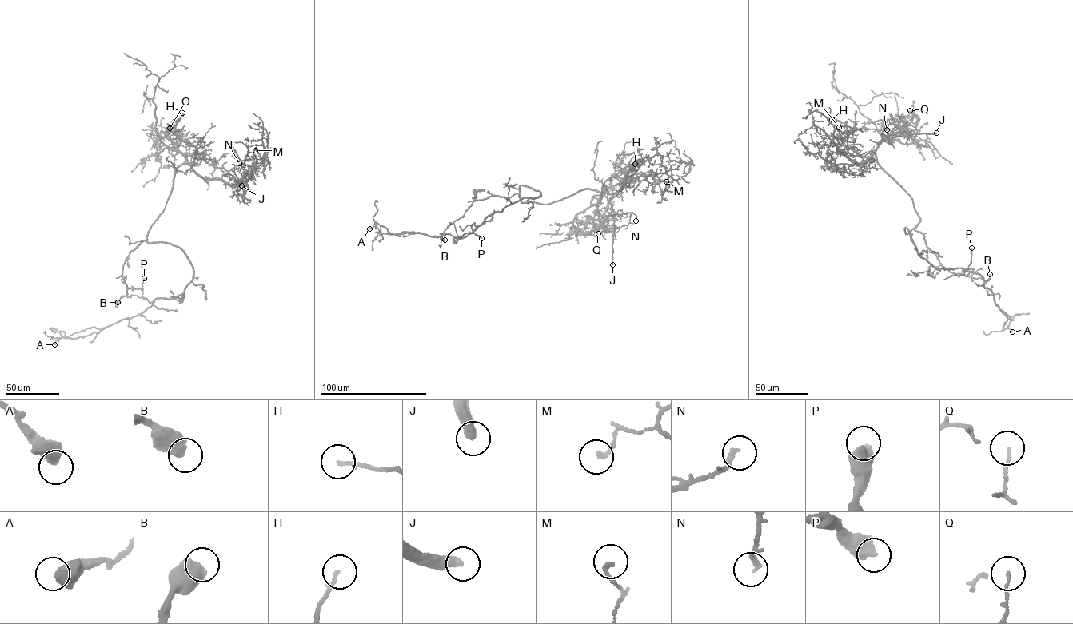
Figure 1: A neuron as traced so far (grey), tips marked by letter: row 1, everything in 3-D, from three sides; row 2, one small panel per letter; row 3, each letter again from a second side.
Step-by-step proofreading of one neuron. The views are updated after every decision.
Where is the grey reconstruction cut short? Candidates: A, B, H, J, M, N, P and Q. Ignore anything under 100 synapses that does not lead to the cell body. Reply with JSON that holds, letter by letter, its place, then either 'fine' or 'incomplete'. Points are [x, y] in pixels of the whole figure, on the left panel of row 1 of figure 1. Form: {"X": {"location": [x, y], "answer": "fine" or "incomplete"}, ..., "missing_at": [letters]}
{"A": {"location": [54, 344], "answer": "fine"}, "B": {"location": [117, 302], "answer": "fine"}, "H": {"location": [182, 113], "answer": "fine"}, "J": {"location": [241, 185], "answer": "incomplete"}, "M": {"location": [255, 150], "answer": "fine"}, "N": {"location": [239, 163], "answer": "fine"}, "P": {"location": [144, 278], "answer": "fine"}, "Q": {"location": [169, 128], "answer": "fine"}, "missing_at": ["J"]}

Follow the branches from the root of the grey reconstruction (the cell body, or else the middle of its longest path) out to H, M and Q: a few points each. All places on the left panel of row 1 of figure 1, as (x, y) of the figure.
H: (157, 242), (148, 242), (148, 232), (164, 210), (176, 170), (191, 167), (197, 153), (175, 134), (182, 113)
M: (157, 242), (146, 236), (179, 165), (188, 163), (202, 176), (234, 186), (261, 162), (255, 150)
Q: (157, 242), (148, 242), (148, 232), (164, 210), (176, 170), (187, 161), (169, 128)

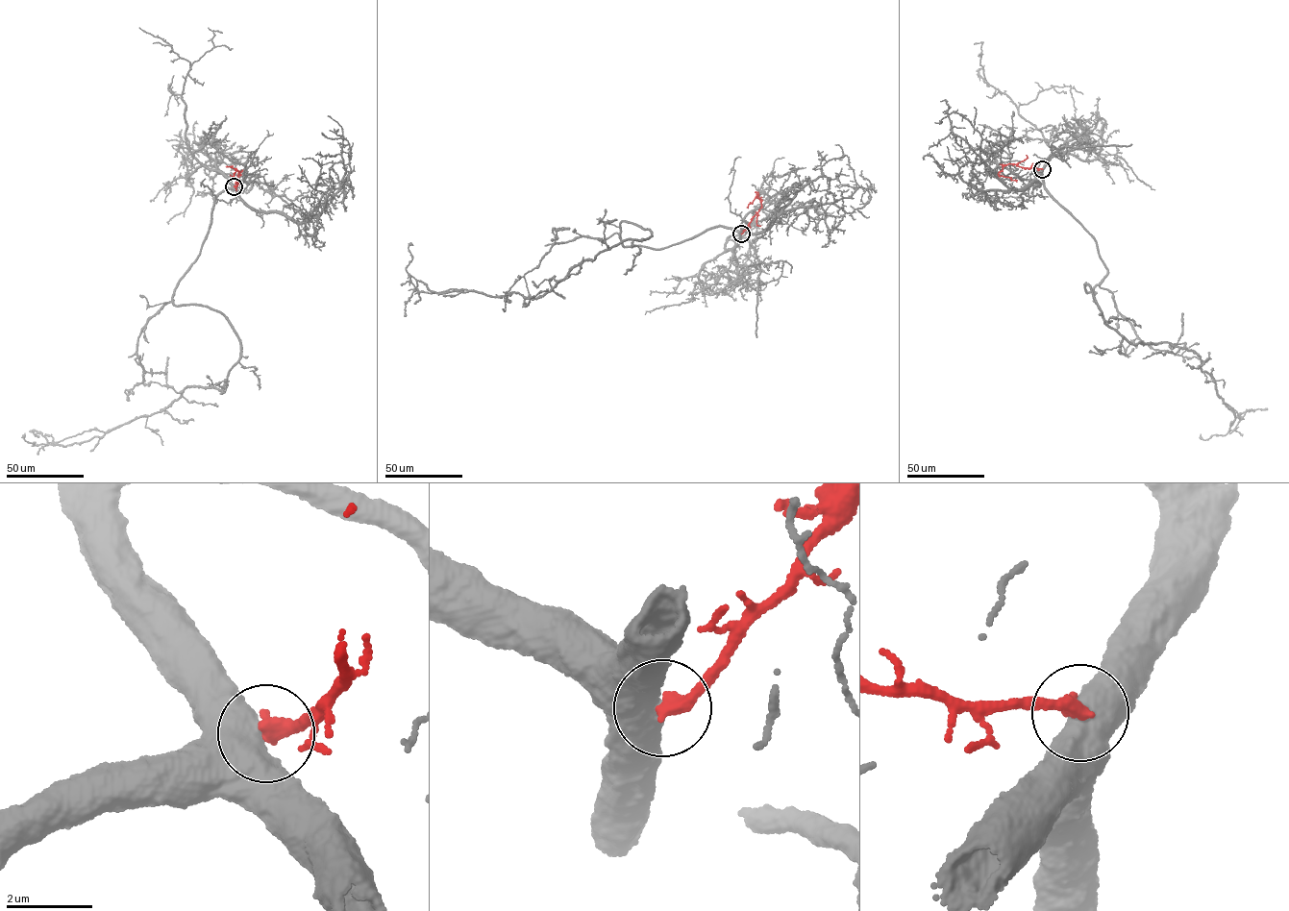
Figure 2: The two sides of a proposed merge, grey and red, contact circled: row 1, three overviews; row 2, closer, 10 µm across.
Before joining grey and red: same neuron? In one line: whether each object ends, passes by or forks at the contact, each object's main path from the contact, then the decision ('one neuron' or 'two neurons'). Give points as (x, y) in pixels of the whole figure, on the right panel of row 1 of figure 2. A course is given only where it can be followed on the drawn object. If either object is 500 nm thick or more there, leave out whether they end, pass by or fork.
grey runs (1042, 169), (1094, 237), (1107, 273), (1083, 284), (1105, 323), (1200, 357), (1231, 425), (1267, 407); red runs (1042, 169), (1009, 163), (998, 173), (1017, 182); two neurons

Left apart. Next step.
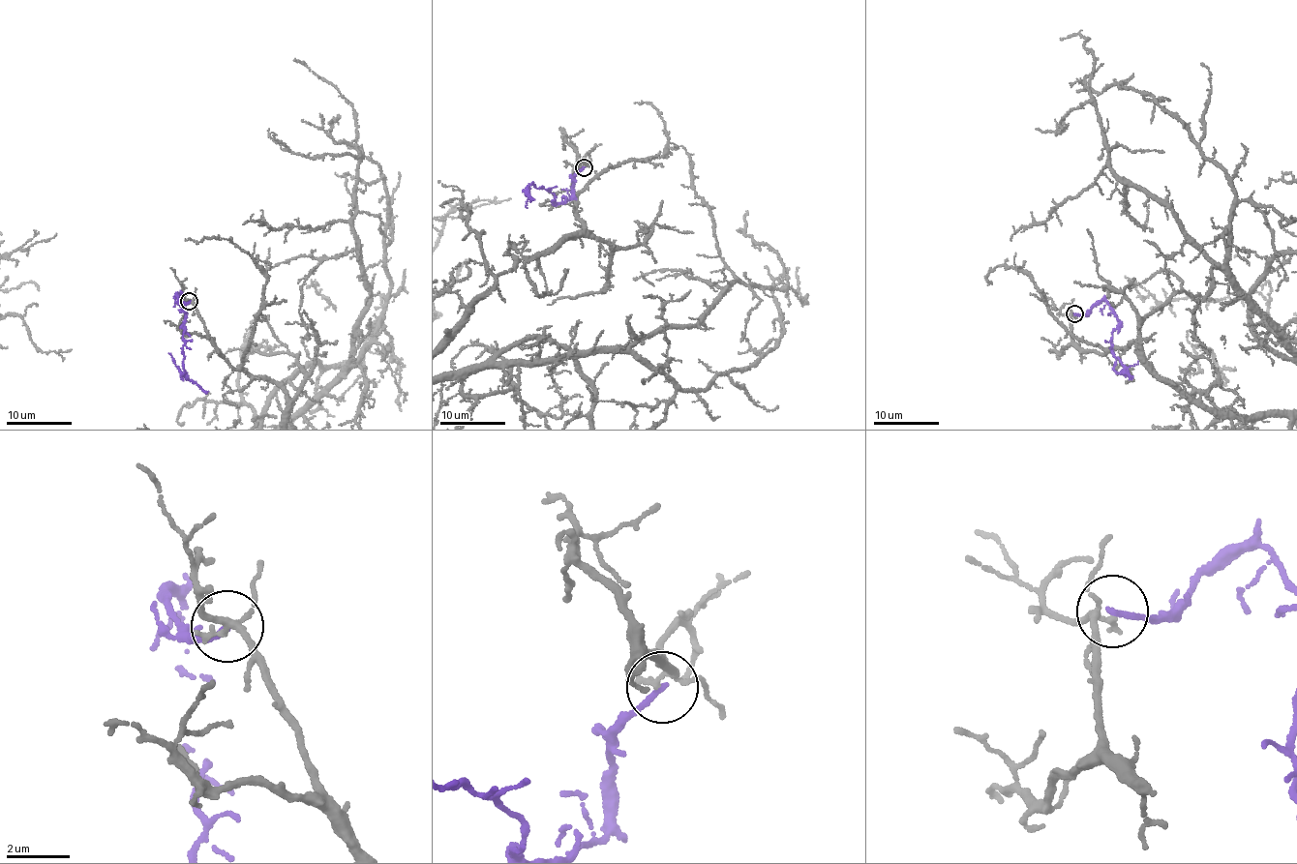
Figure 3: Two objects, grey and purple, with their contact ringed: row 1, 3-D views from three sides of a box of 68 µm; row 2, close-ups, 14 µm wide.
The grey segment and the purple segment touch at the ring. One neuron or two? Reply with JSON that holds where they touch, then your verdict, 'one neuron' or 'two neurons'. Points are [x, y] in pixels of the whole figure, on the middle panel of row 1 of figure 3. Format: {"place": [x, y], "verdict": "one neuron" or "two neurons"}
{"place": [584, 167], "verdict": "two neurons"}

